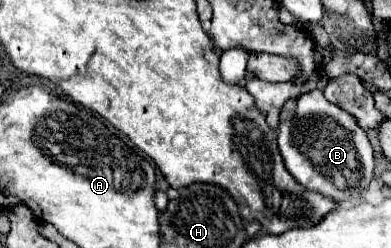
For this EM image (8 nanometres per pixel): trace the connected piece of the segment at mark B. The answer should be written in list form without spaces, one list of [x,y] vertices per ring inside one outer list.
[[[317,89],[297,99],[293,117],[279,121],[277,133],[287,171],[307,189],[345,201],[349,197],[359,197],[373,179],[375,159],[365,131],[357,125],[353,115],[329,103]]]

